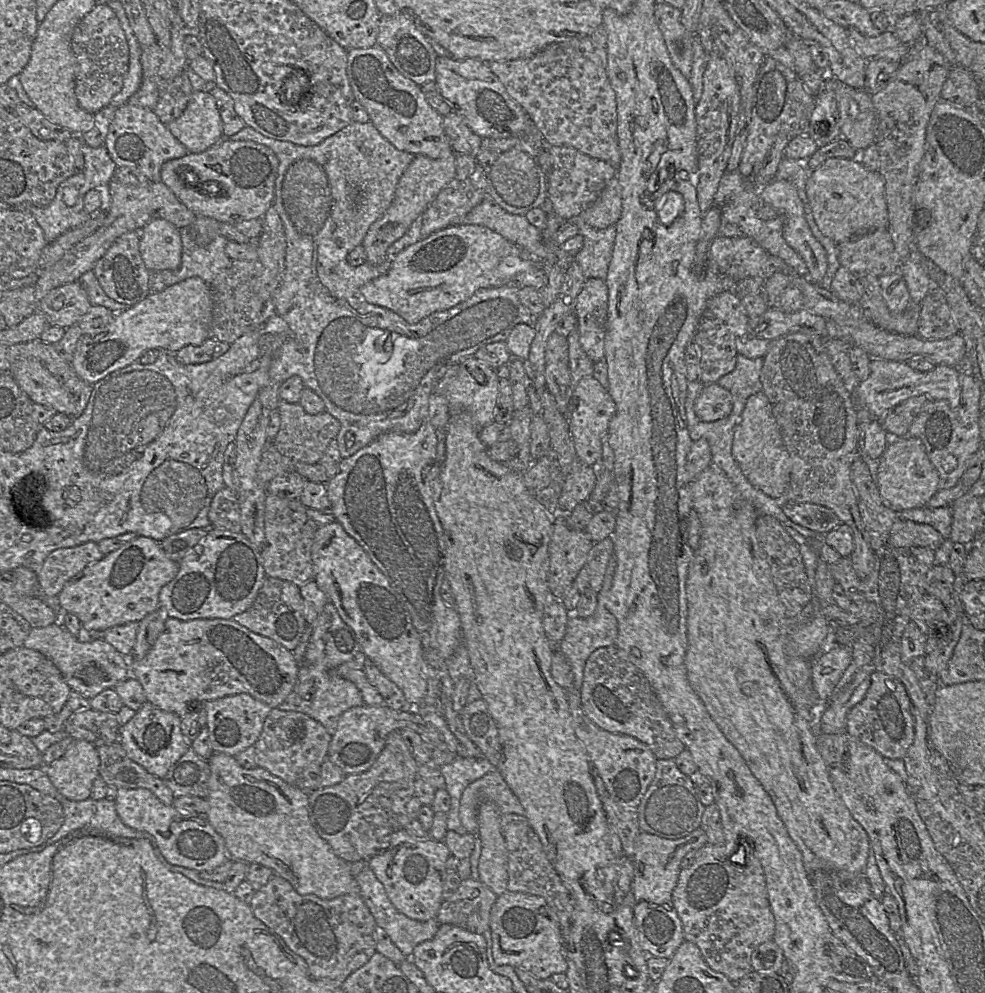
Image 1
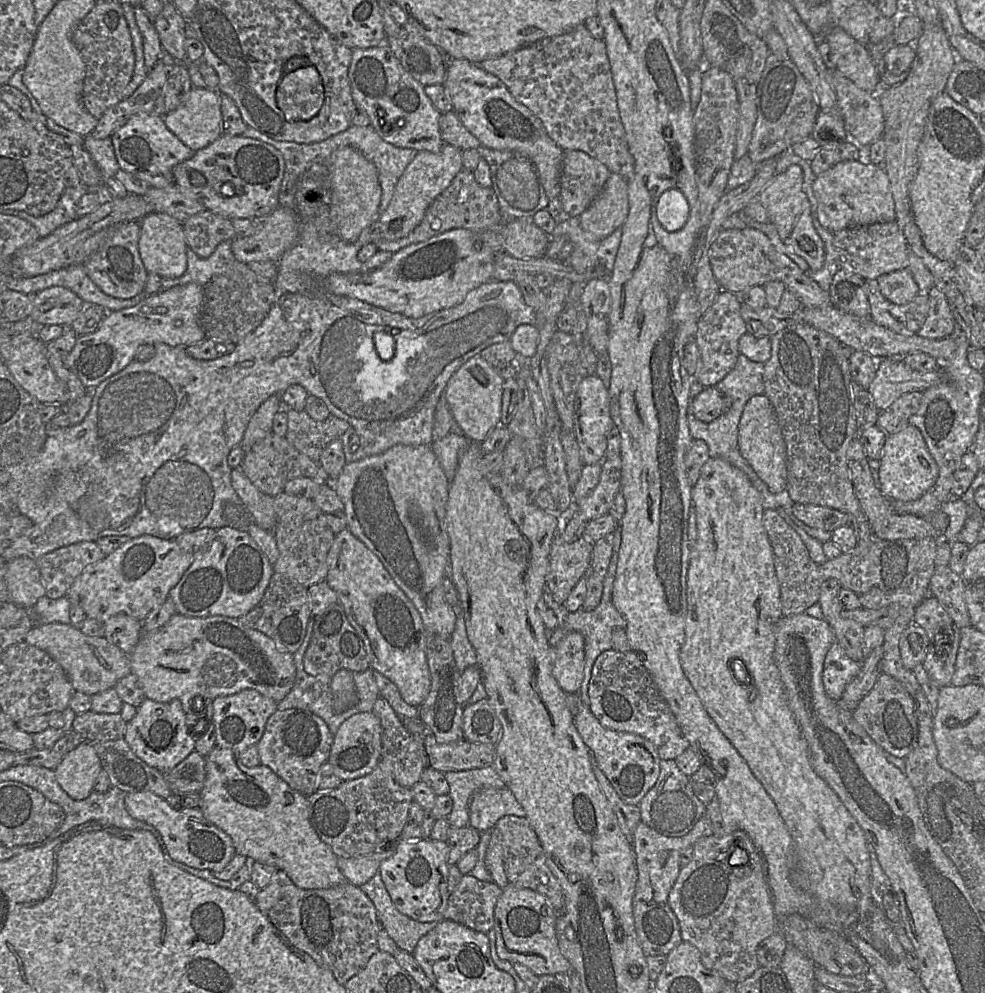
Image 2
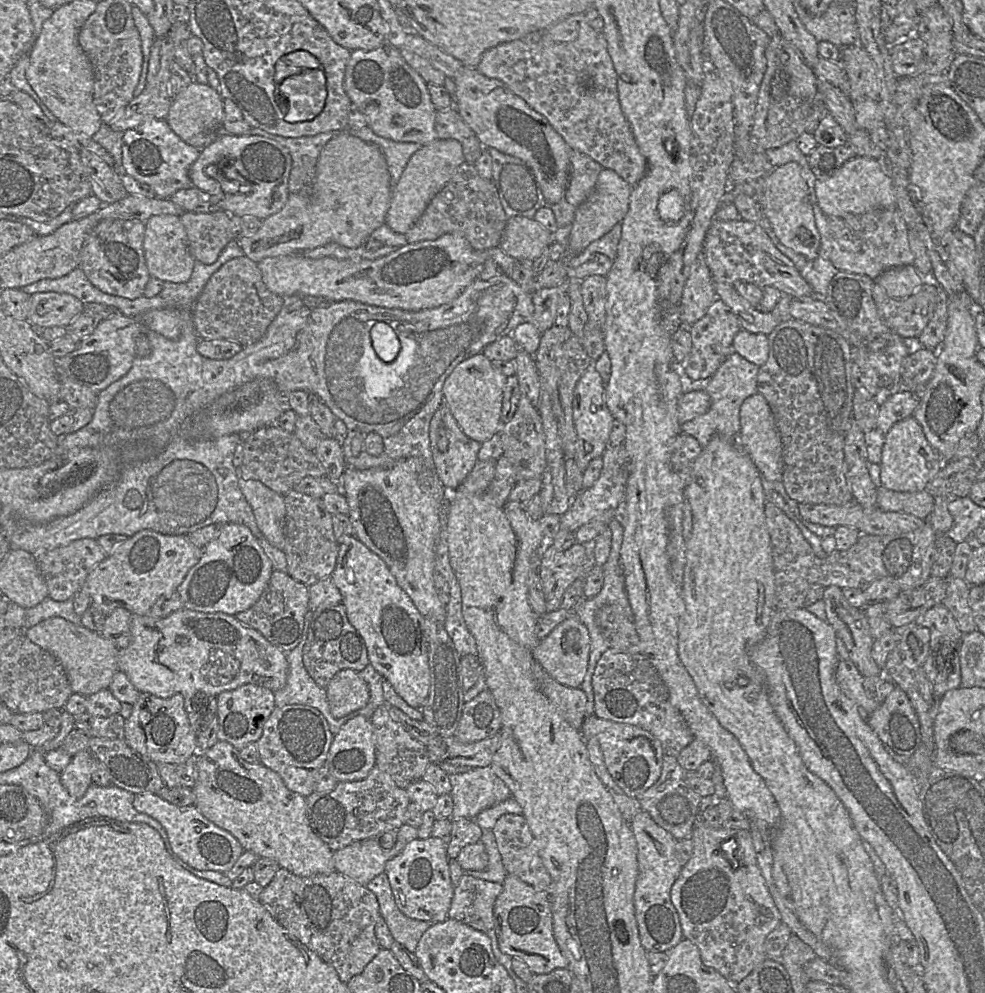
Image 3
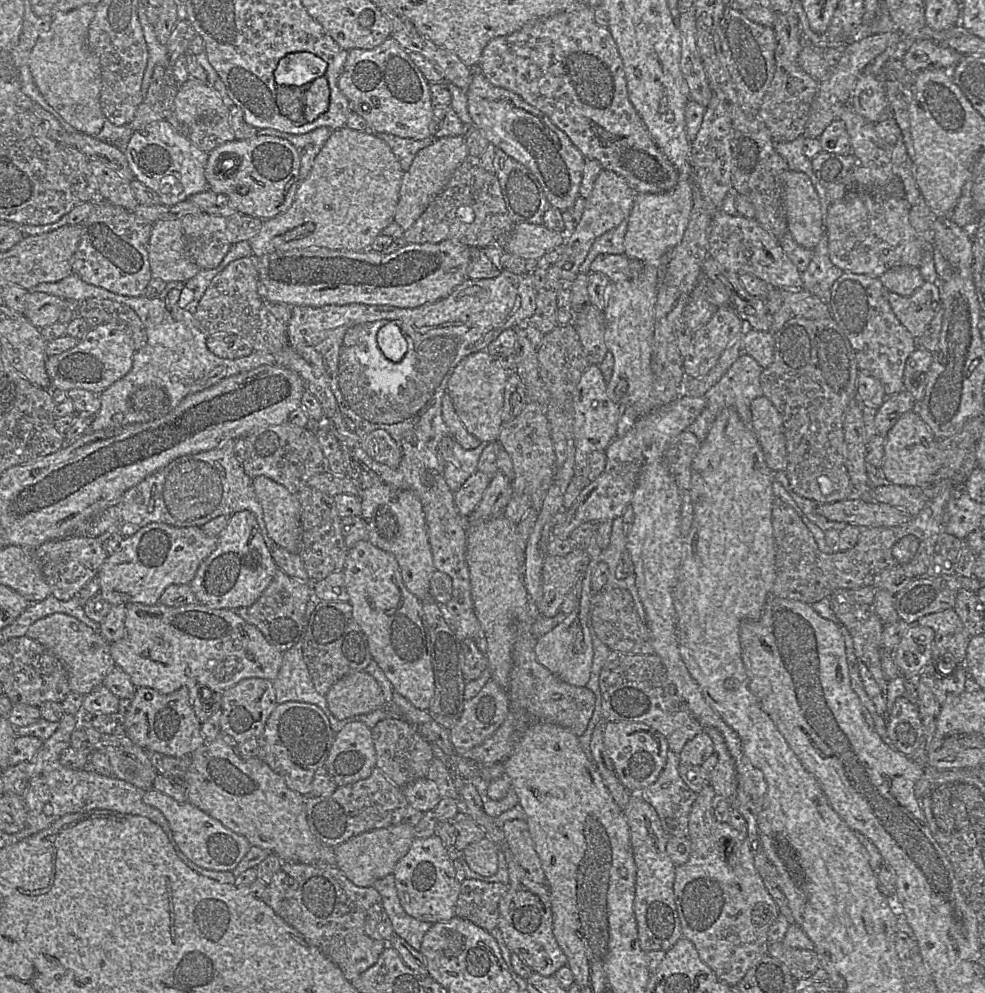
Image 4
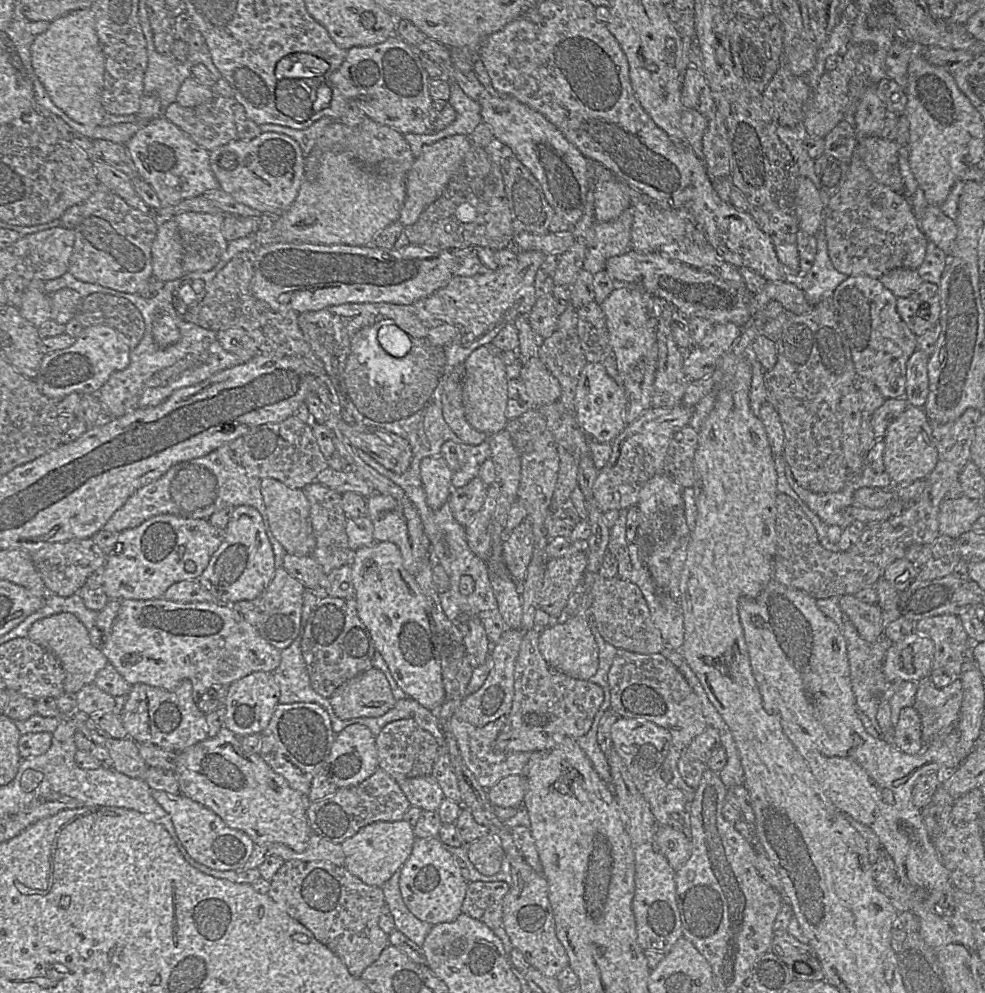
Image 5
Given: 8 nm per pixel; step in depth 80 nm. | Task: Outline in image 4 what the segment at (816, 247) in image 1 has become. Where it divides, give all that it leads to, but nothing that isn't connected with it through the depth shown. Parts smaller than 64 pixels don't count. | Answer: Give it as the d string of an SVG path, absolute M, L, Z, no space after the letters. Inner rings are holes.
M788 169L783 178L783 202L788 234L800 246L813 250L825 234L818 193L803 172Z

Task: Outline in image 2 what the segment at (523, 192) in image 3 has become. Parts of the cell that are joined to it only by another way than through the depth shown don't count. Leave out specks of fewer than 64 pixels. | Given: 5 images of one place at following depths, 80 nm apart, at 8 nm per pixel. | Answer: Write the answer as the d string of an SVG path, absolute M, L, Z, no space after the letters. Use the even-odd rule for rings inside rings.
M484 146L479 148L479 152L489 165L491 188L505 220L517 217L532 218L537 211L547 207L549 199L534 165L528 158L514 151L495 150Z

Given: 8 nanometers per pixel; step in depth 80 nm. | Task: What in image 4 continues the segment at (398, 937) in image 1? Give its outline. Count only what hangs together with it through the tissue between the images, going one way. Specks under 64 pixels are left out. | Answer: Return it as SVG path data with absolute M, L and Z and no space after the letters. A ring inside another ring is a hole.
M393 873L375 881L372 887L381 896L383 909L391 921L394 935L419 951L424 935L433 924L419 921L403 910L397 895Z

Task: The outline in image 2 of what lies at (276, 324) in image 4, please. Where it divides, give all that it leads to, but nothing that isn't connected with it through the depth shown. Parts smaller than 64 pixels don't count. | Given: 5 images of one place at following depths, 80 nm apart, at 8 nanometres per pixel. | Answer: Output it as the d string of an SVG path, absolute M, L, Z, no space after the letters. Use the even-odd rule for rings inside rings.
M236 260L215 273L204 286L204 290L200 322L205 339L235 344L262 323L275 296L274 280L258 276L247 264Z

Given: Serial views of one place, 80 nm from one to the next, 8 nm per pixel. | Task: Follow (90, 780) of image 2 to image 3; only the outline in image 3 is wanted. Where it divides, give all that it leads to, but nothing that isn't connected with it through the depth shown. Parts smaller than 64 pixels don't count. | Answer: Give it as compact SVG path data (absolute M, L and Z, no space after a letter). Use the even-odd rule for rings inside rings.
M90 750L72 756L70 763L60 773L60 781L71 797L82 798L92 782L93 766L96 761Z

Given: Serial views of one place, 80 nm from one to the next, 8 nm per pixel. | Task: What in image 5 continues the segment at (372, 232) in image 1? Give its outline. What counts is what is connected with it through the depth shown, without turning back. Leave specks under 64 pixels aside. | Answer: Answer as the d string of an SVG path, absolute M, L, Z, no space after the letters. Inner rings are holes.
M452 135L426 147L415 159L405 177L406 197L398 221L404 227L416 223L421 213L432 204L445 190L471 146L466 135Z

